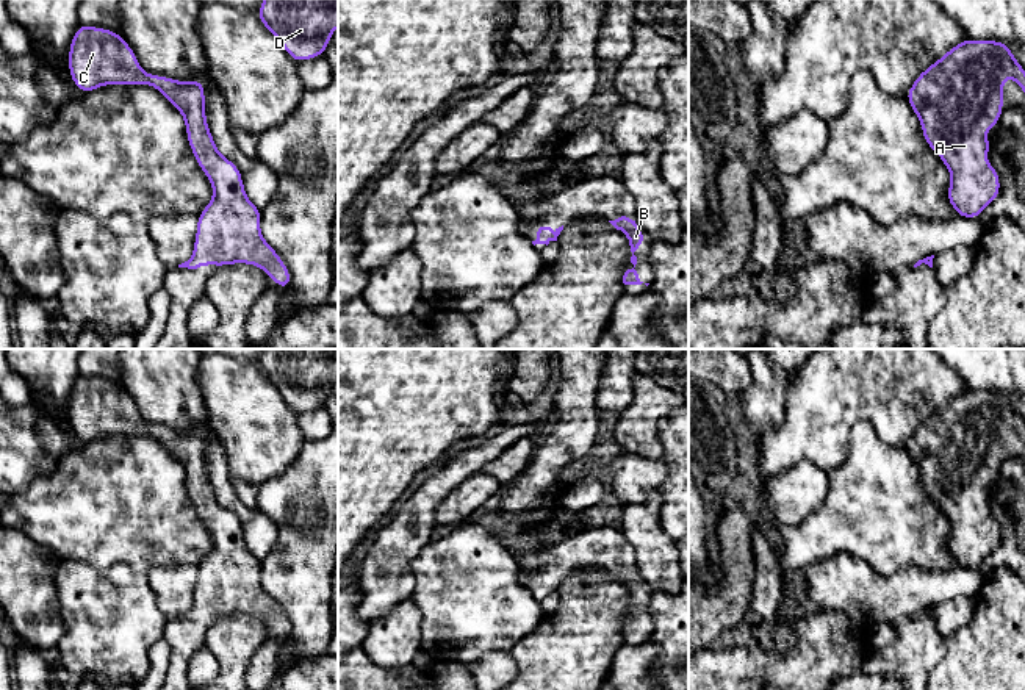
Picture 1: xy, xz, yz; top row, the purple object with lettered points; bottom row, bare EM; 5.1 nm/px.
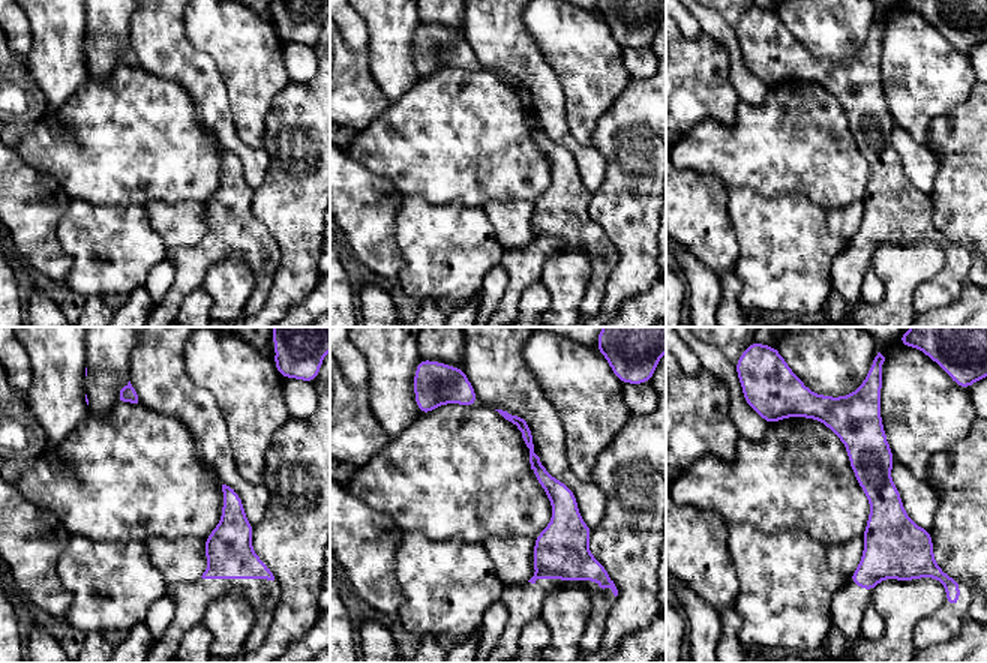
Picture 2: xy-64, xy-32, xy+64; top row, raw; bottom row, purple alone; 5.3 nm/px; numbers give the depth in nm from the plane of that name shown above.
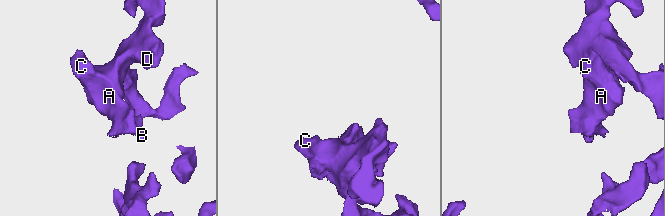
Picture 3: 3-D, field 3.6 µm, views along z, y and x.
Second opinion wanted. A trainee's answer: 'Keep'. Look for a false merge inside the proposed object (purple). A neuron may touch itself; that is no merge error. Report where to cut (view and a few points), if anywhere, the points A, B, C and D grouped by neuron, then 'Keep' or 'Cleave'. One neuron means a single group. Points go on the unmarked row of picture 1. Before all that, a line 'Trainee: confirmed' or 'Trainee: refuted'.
Trainee: confirmed
No split. Groups: A B C D. Keep

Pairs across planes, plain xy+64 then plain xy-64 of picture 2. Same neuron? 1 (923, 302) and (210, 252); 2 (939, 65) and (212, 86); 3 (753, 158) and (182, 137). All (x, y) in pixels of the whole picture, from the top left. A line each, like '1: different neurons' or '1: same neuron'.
1: same neuron
2: different neurons
3: same neuron

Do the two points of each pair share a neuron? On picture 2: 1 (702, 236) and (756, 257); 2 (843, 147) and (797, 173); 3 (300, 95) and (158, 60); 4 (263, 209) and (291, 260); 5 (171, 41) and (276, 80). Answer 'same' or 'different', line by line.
1: different
2: same
3: different
4: same
5: different

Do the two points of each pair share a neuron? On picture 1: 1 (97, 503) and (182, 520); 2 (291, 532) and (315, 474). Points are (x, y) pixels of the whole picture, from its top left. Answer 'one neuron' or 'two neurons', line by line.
1: one neuron
2: one neuron

